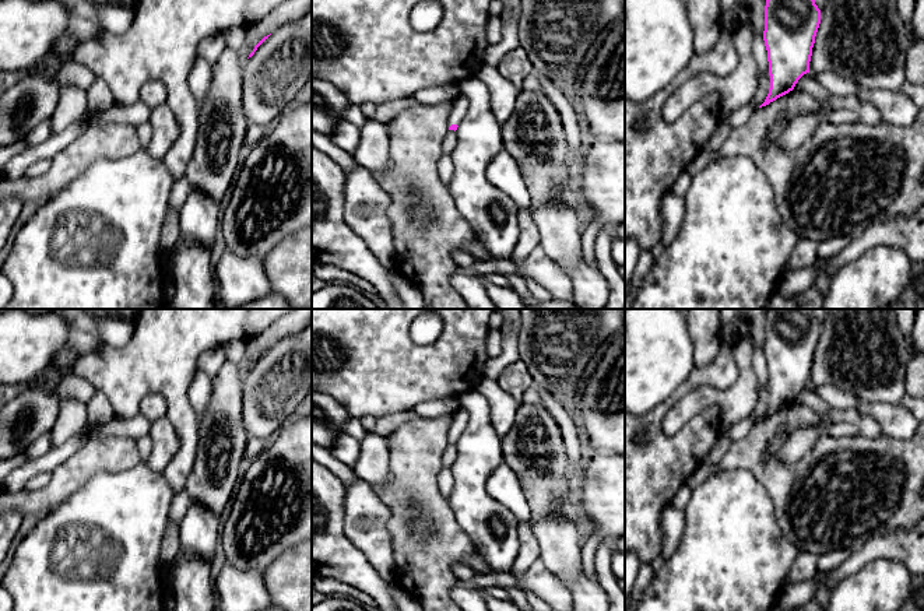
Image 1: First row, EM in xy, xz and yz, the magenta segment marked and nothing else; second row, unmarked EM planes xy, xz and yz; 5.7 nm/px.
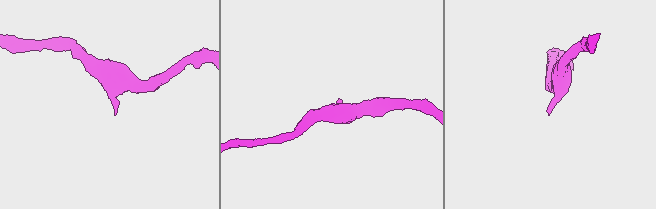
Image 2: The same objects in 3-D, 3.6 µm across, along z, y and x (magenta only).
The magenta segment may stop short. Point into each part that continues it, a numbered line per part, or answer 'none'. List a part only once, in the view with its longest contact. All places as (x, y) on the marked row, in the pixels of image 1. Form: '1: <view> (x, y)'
1: xz (460, 104)

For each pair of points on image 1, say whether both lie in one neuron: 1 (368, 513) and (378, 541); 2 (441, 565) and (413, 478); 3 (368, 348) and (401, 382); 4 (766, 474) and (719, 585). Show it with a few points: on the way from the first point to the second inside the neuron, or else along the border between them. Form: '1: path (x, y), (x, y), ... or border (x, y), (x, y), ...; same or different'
1: path (368, 520), (368, 532), (371, 534); same
2: path (428, 544), (424, 533), (424, 508), (417, 499); same
3: path (376, 357), (393, 374); same
4: border (734, 467), (749, 470), (761, 483), (775, 515); different

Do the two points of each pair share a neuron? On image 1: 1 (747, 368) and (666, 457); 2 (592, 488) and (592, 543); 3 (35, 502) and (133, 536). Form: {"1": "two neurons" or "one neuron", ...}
{"1": "two neurons", "2": "one neuron", "3": "two neurons"}

